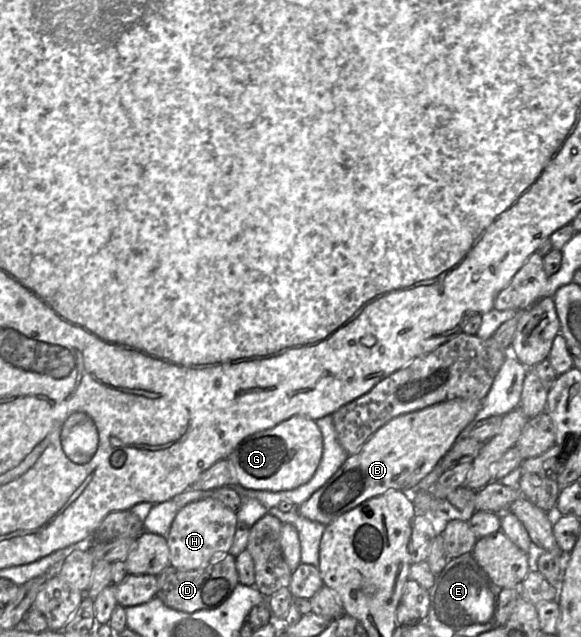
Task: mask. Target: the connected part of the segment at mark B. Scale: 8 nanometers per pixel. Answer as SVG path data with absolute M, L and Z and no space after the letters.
M456 398L391 419L357 453L349 455L334 475L308 500L298 505L296 511L309 520L327 525L364 501L389 490L409 491L411 494L473 421L481 403L482 400Z

